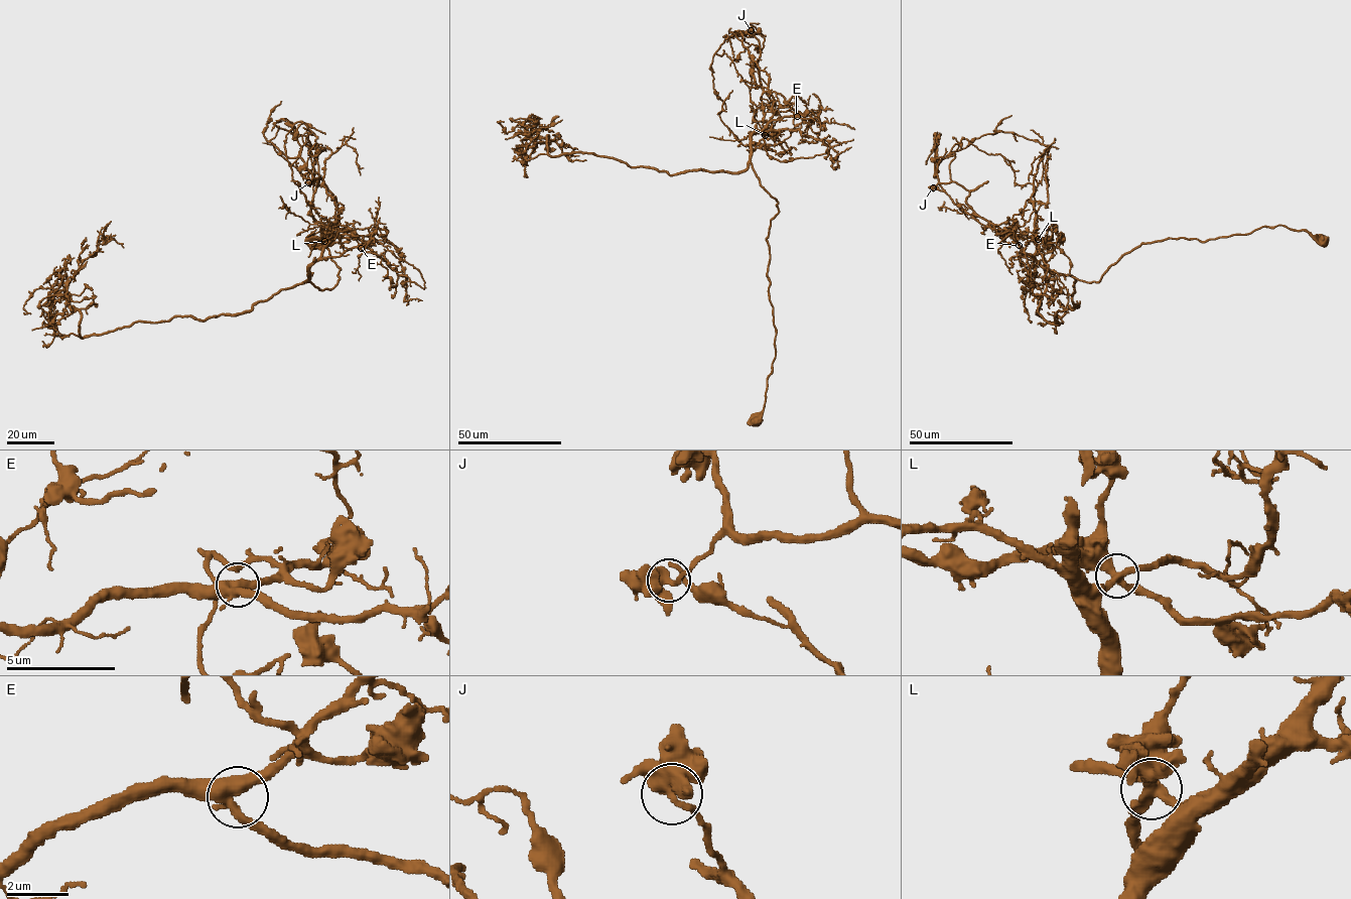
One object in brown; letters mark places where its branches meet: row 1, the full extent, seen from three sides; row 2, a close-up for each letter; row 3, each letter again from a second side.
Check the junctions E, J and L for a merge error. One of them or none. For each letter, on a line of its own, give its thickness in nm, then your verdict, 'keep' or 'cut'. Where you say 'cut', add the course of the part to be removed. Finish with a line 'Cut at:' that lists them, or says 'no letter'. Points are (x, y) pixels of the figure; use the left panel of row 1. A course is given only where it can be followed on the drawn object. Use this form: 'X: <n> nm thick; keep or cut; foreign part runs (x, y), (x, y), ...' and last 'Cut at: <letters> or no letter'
E: 440 nm thick; keep
J: 440 nm thick; keep
L: 400 nm thick; cut; foreign part runs (324, 241), (322, 224), (311, 211), (319, 176), (263, 135), (270, 113), (281, 101)
Cut at: L

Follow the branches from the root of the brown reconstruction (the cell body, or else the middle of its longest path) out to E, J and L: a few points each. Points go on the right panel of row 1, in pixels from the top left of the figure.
E: (1323, 240), (1277, 225), (1204, 241), (1142, 242), (1096, 282), (1048, 270), (1019, 245)
J: (1323, 240), (1277, 225), (1142, 242), (1086, 282), (1042, 266), (1036, 238), (980, 218), (955, 182), (933, 187)
L: (1323, 240), (1277, 225), (1204, 241), (1142, 242), (1098, 281), (1086, 282), (1042, 266), (1035, 256), (1038, 239)

